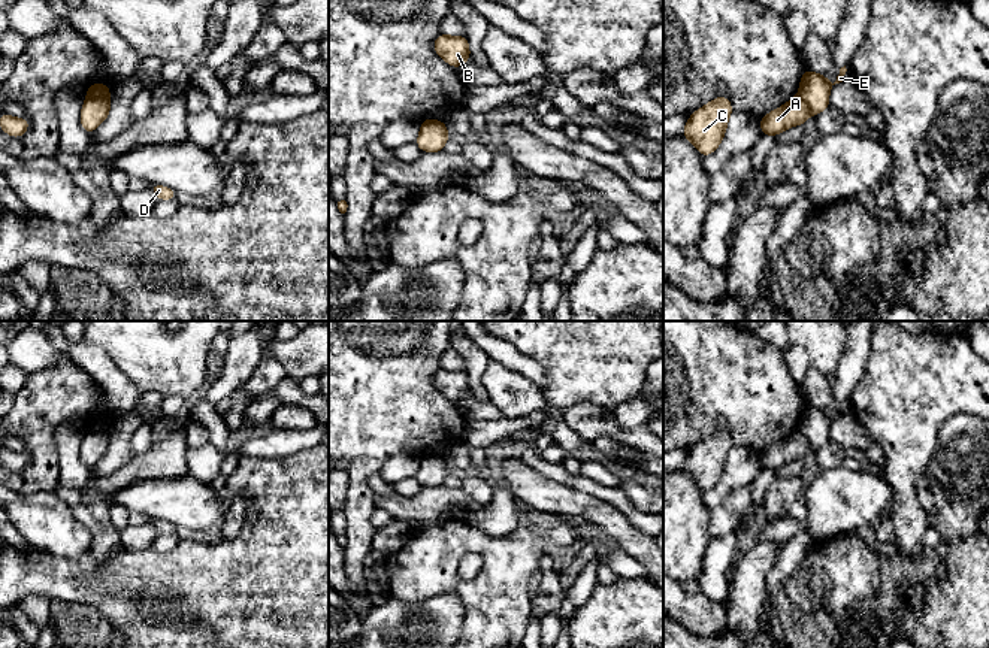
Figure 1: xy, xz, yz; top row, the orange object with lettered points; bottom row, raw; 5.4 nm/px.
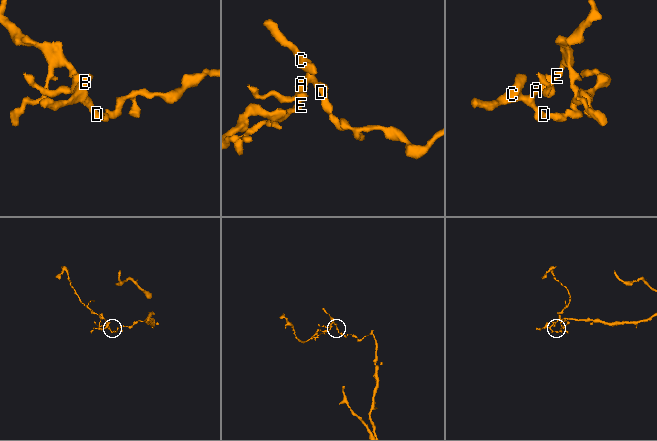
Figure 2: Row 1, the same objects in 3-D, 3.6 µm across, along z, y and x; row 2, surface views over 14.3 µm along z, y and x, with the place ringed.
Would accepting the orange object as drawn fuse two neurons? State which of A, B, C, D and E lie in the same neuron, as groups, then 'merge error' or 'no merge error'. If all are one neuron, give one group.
groups A B C D / E; merge error

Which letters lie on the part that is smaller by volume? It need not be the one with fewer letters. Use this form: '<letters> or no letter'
E

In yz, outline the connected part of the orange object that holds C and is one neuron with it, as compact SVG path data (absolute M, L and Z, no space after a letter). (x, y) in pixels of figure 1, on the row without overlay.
M725 430L716 432L690 449L681 469L696 481L702 491L707 491L722 478L731 449L731 434Z

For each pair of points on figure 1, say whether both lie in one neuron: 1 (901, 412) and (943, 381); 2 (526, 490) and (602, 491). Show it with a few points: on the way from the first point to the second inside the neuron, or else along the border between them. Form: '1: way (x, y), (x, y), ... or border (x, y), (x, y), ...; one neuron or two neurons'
1: way (912, 406), (932, 385); one neuron
2: border (550, 478), (595, 494), (614, 508); two neurons

